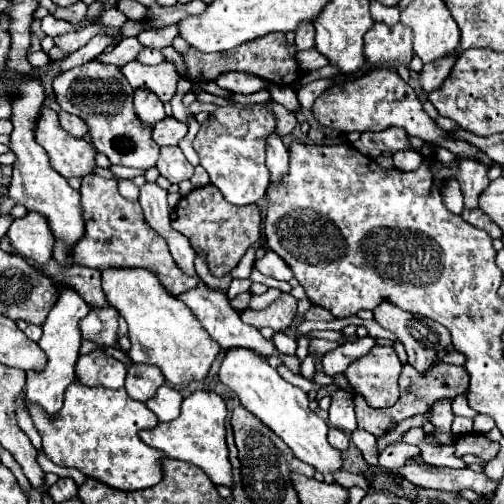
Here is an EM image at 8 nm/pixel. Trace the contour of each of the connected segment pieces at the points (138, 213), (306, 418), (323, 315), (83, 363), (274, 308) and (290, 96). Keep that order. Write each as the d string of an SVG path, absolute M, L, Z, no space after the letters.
M87 175L81 183L81 205L85 223L85 237L71 247L71 257L79 265L87 265L93 269L107 267L145 267L157 273L159 281L171 295L179 295L185 289L193 289L199 285L201 277L185 275L173 261L167 243L161 235L157 235L147 221L143 219L143 211L139 201L129 201L119 195L115 179L103 179L99 175Z
M229 349L219 369L219 379L233 389L243 407L259 417L273 433L277 433L295 453L297 459L313 465L321 473L335 473L341 469L341 453L327 441L327 423L309 409L309 397L303 389L287 383L265 359L259 359L251 349Z
M311 305L311 309L303 315L307 321L335 321L335 317L329 311L323 311L323 307Z
M95 351L79 357L81 385L89 385L89 387L103 385L109 389L119 389L125 385L125 373L127 373L127 367L115 357L105 355L103 351Z
M281 293L277 301L273 301L269 307L261 311L243 311L241 319L243 323L253 325L257 329L271 327L273 331L283 331L291 325L295 313L297 313L297 299L291 293Z
M271 84L269 87L272 100L285 106L291 111L295 111L300 105L296 92L293 90L293 88L290 89L290 86L280 86L275 84Z

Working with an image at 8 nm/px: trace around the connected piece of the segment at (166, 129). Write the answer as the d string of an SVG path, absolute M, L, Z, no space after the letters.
M165 117L163 121L159 121L155 127L153 127L153 141L159 145L159 147L173 147L173 145L179 145L179 141L187 135L187 125L179 123L177 119L173 117Z

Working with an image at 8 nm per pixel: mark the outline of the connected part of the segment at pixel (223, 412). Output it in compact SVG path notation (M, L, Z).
M195 391L183 401L181 415L177 419L169 423L159 423L153 429L143 429L139 435L147 445L155 449L163 449L169 459L181 459L193 463L201 467L215 485L225 485L231 489L233 473L231 473L231 463L225 445L225 417L227 417L227 407L217 393Z

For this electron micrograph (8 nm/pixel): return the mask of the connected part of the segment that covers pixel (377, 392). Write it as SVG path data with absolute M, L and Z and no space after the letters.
M375 345L367 355L353 361L345 371L349 385L363 395L369 407L385 409L399 399L397 379L402 364L391 345Z

